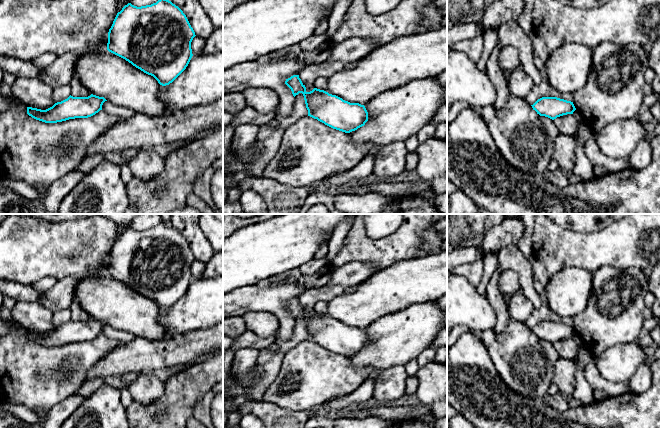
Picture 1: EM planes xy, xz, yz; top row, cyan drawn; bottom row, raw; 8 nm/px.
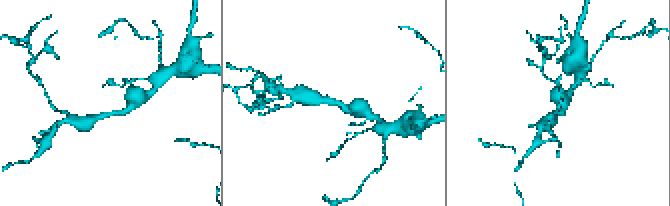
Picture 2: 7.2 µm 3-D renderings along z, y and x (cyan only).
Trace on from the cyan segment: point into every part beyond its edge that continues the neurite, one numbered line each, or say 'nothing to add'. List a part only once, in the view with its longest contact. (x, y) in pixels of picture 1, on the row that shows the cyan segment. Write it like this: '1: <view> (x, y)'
nothing to add

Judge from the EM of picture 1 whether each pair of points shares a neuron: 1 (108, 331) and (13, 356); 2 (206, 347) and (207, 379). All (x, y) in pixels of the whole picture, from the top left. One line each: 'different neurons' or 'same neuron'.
1: different neurons
2: different neurons

